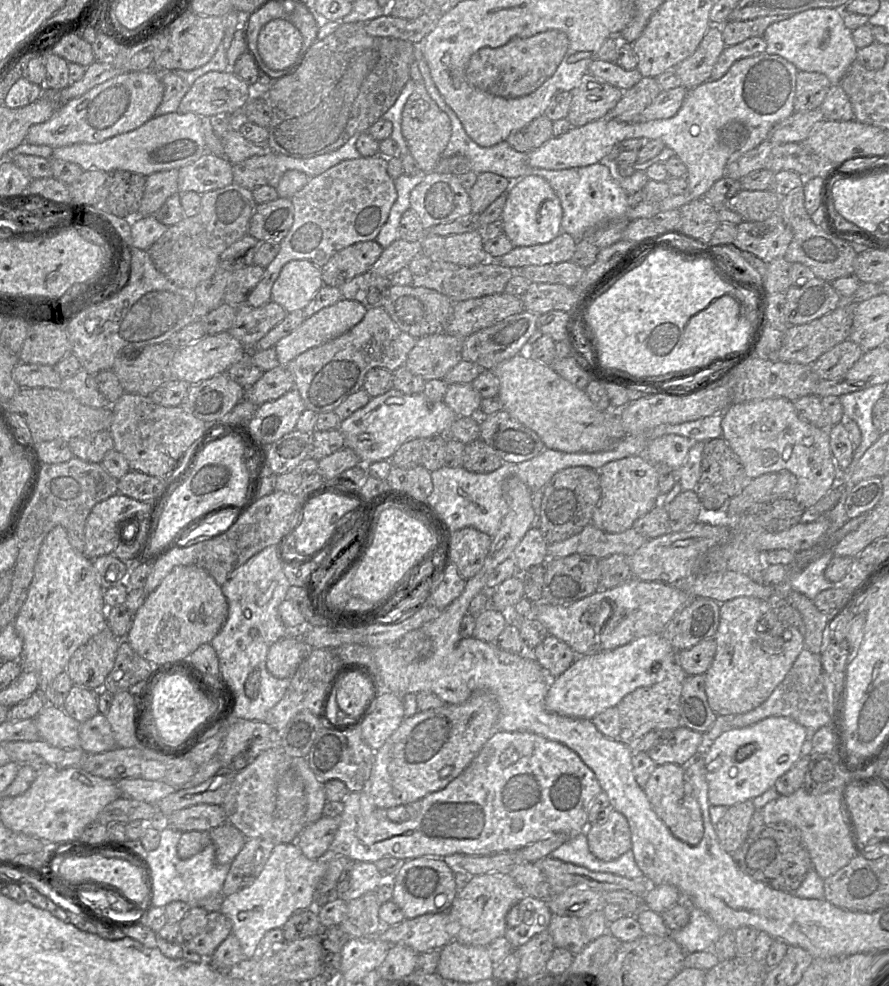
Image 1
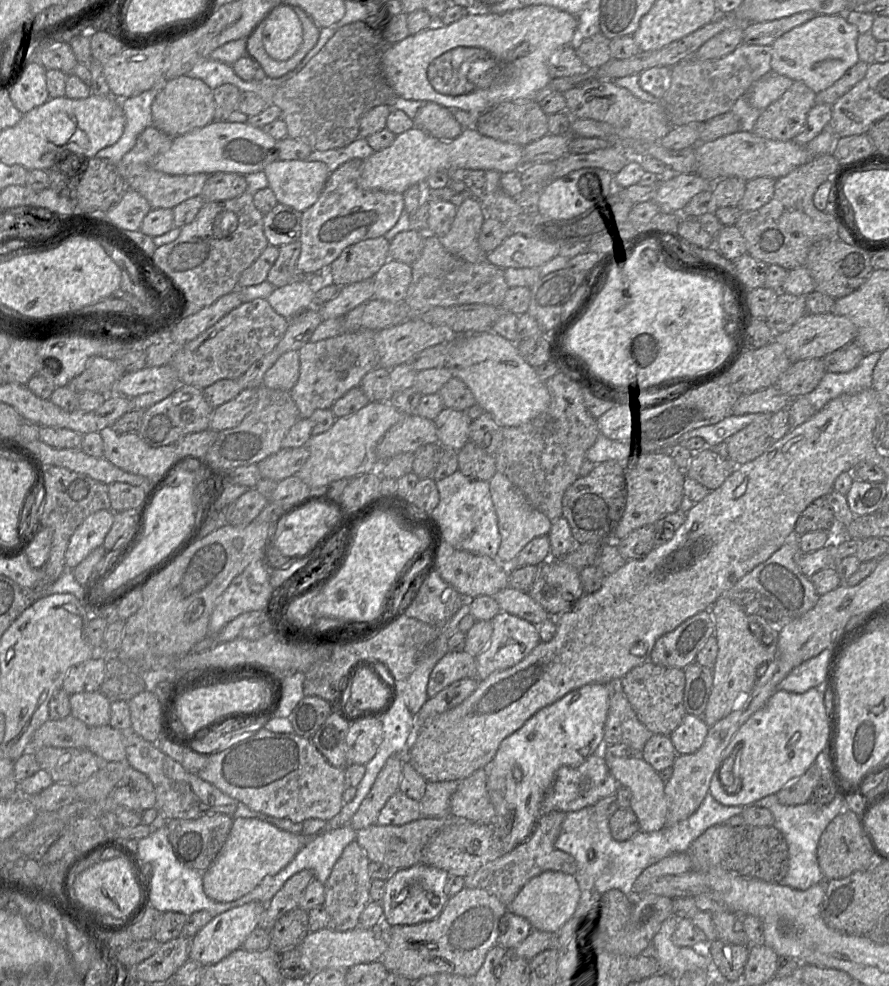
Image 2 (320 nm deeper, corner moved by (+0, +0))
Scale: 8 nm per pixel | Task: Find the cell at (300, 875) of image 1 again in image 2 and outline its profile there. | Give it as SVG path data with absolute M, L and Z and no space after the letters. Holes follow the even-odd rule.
M253 901L214 916L191 938L189 959L204 966L214 965L241 948L250 933L258 927L264 908L265 904Z

